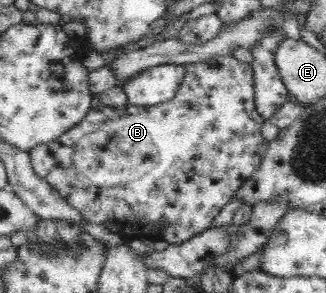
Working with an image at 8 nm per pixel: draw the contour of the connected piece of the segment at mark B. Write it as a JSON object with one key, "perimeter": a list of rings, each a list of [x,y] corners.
{"perimeter":[[[218,54],[214,57],[208,57],[204,61],[184,64],[184,77],[178,85],[176,95],[170,101],[147,108],[132,106],[128,103],[119,108],[111,108],[104,103],[93,106],[78,125],[71,127],[56,141],[32,149],[29,153],[32,172],[50,184],[50,187],[54,188],[74,209],[85,215],[91,223],[103,224],[104,226],[119,225],[119,229],[123,229],[124,237],[132,237],[132,233],[136,233],[134,237],[139,239],[145,237],[164,239],[164,244],[189,241],[192,237],[208,230],[215,215],[226,203],[232,200],[232,195],[236,193],[236,189],[240,189],[244,181],[256,171],[263,155],[268,151],[269,141],[266,141],[263,136],[263,125],[266,119],[257,110],[255,95],[253,67],[248,63],[238,61],[232,54]]]}

